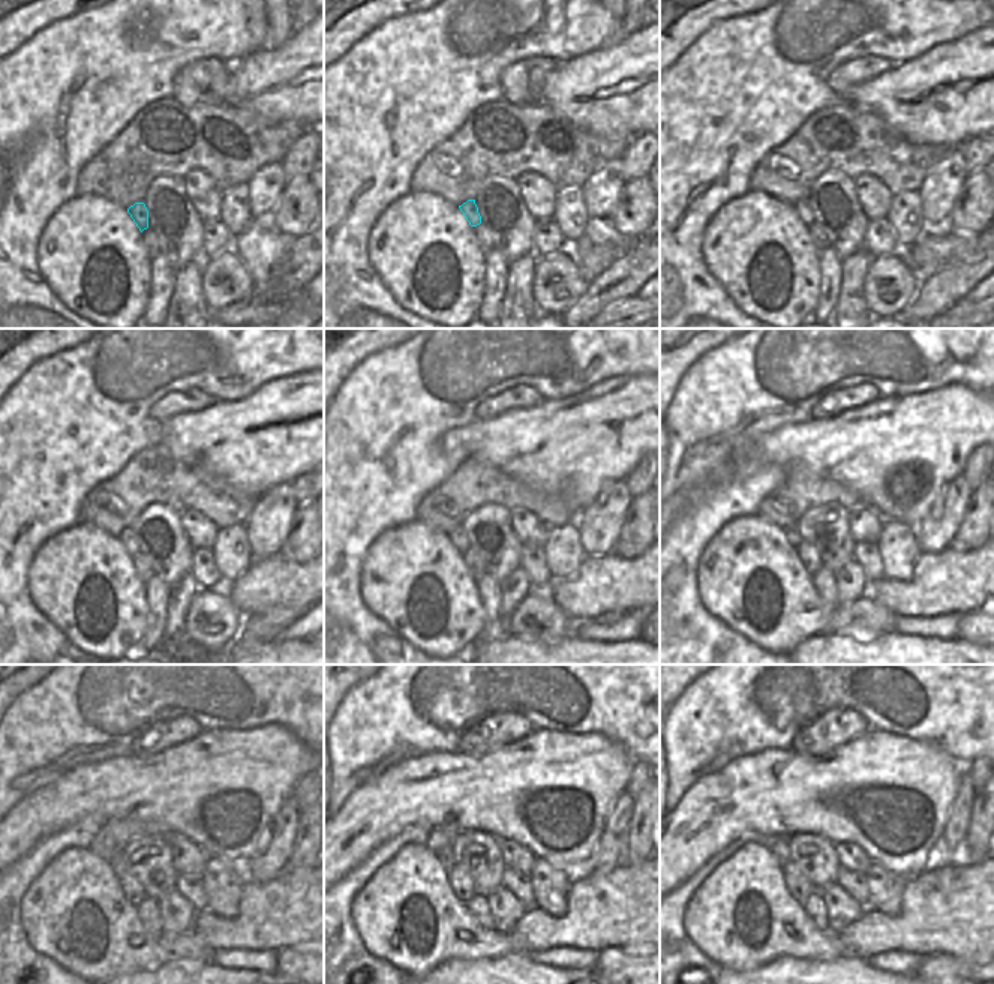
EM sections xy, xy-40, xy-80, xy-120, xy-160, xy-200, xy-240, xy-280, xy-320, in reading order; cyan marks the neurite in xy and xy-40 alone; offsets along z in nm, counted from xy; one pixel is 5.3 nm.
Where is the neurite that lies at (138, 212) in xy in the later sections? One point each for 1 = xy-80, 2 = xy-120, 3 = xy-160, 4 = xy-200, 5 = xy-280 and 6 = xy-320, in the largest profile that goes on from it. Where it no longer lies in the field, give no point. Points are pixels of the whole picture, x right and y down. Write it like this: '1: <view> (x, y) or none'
1: xy-80 (801, 206)
2: xy-120 (128, 537)
3: xy-160 (458, 537)
4: xy-200 (792, 534)
5: xy-280 (446, 855)
6: xy-320 (777, 846)

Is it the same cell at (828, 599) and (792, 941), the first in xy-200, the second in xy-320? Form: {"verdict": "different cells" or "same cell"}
{"verdict": "different cells"}

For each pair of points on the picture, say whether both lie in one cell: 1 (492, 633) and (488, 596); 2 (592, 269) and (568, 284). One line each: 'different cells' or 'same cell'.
1: same cell
2: different cells

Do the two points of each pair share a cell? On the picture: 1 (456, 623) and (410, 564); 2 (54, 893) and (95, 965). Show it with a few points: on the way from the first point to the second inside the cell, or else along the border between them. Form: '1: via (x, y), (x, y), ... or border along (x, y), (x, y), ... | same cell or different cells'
1: via (452, 603), (444, 581), (434, 570), (429, 570) | same cell
2: via (54, 917), (54, 947), (65, 956), (71, 956) | same cell

